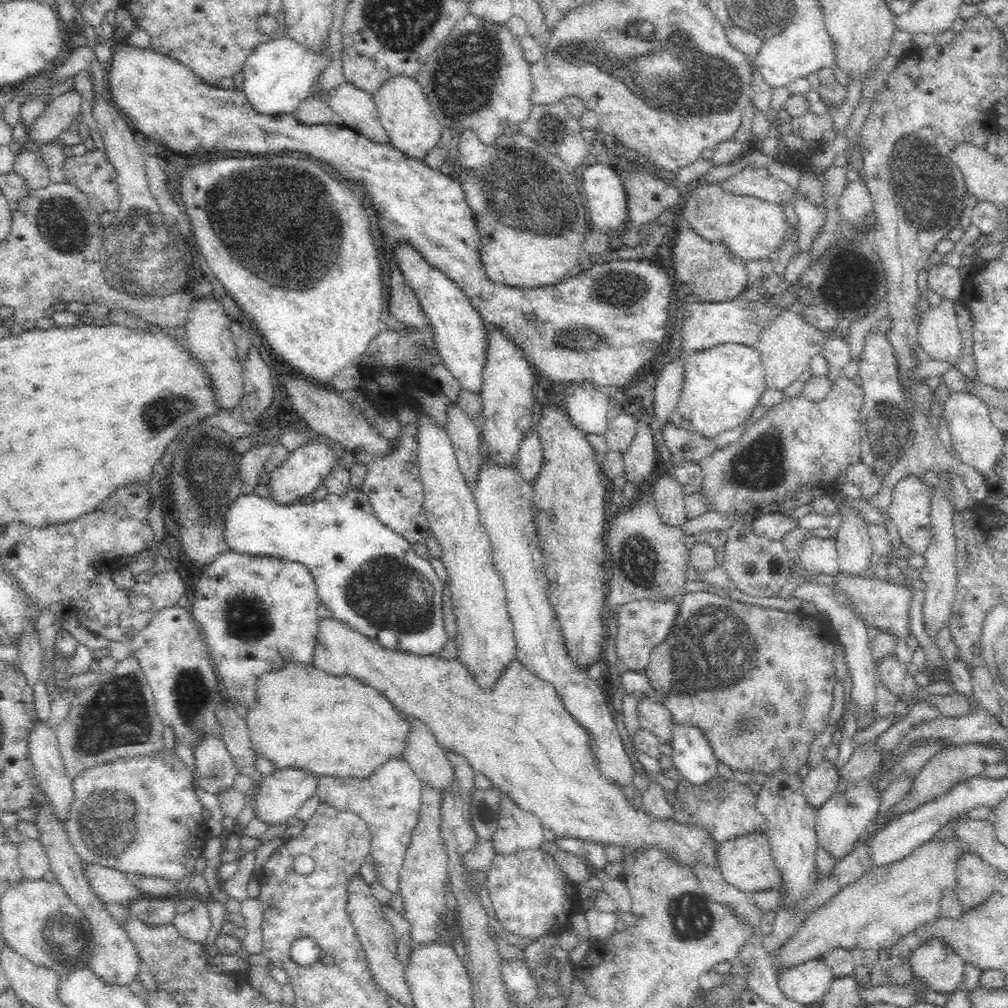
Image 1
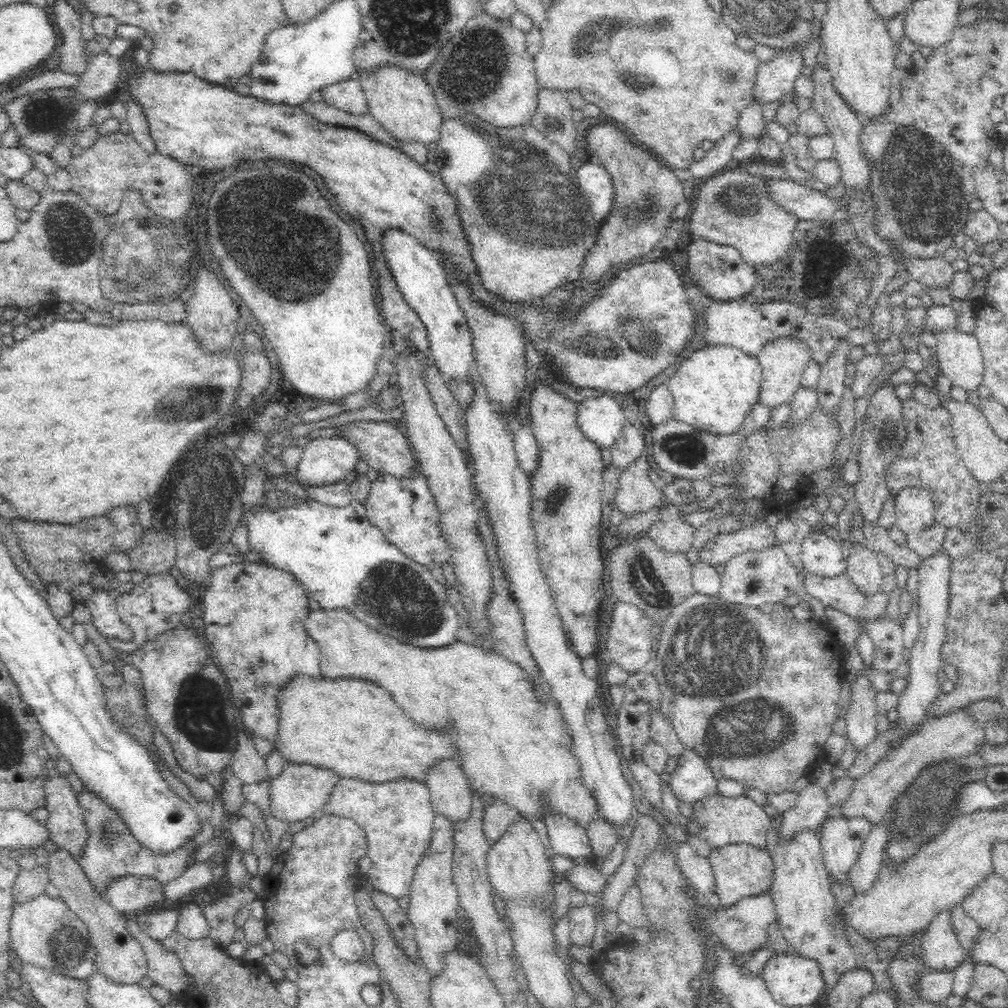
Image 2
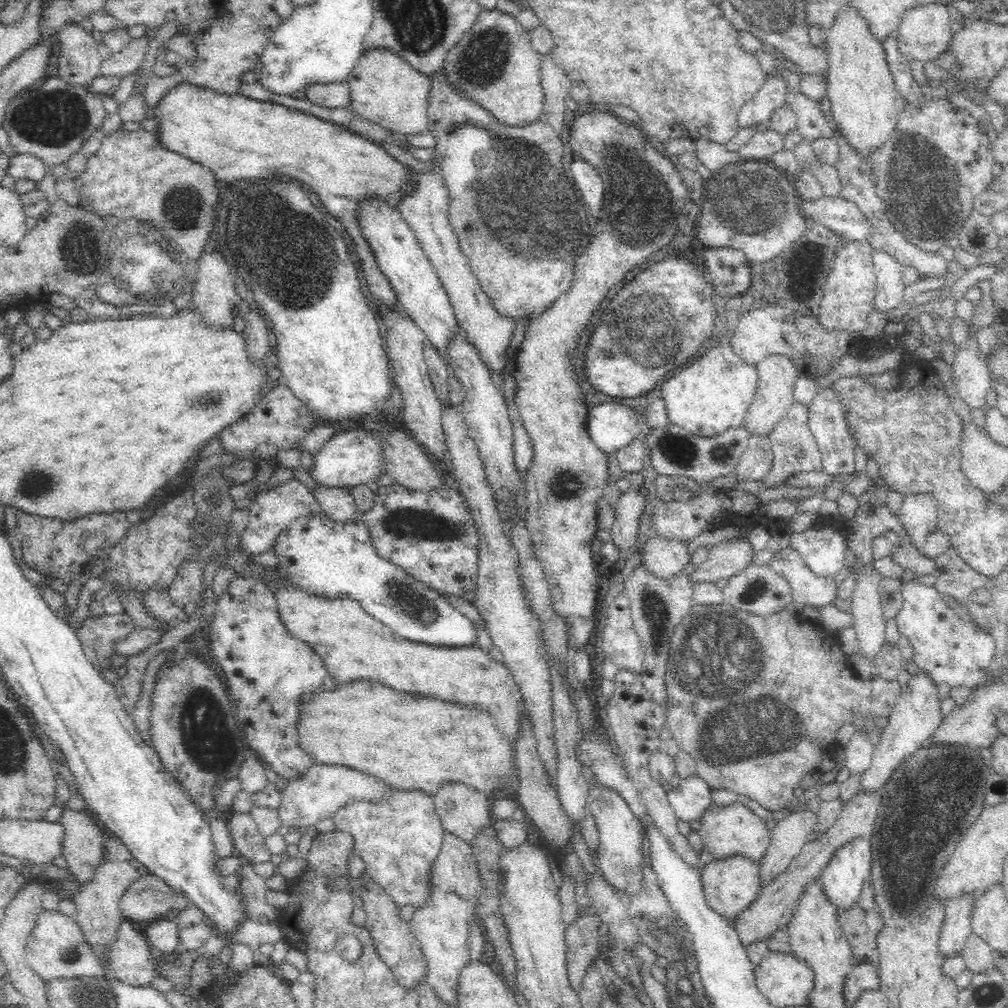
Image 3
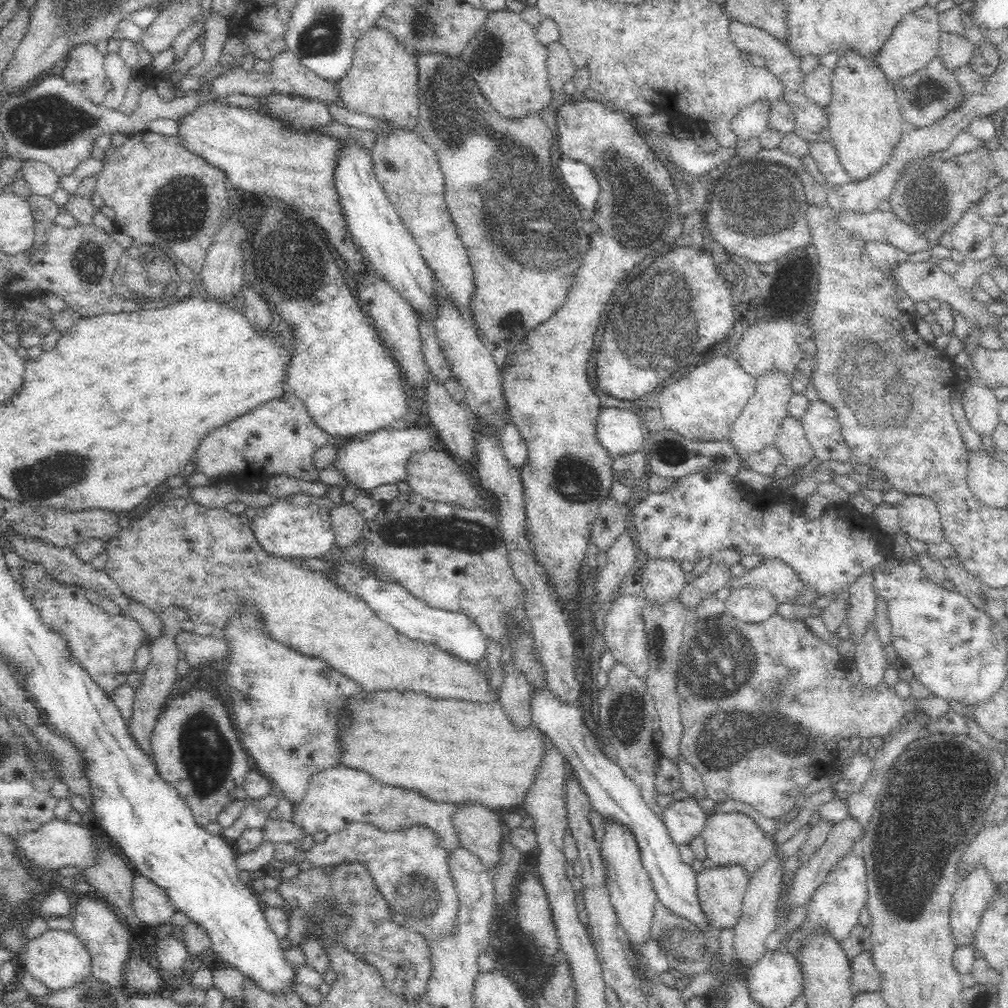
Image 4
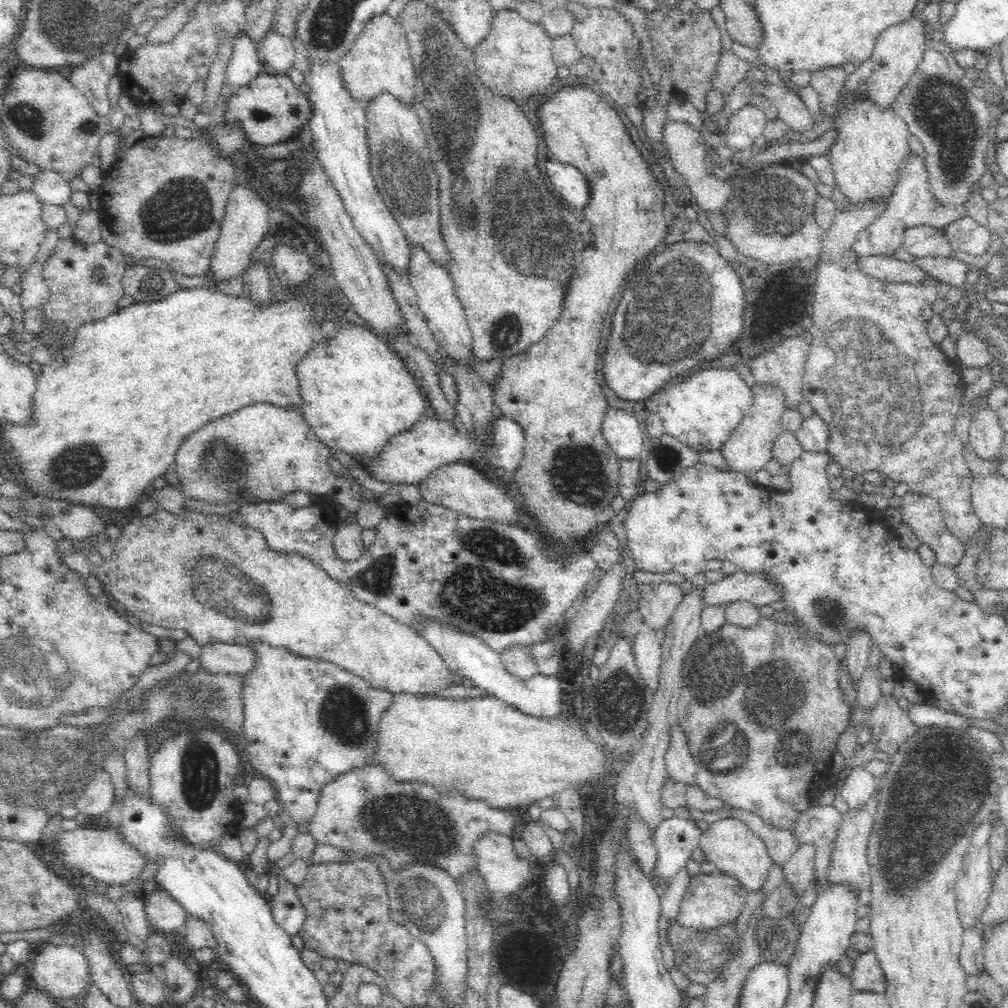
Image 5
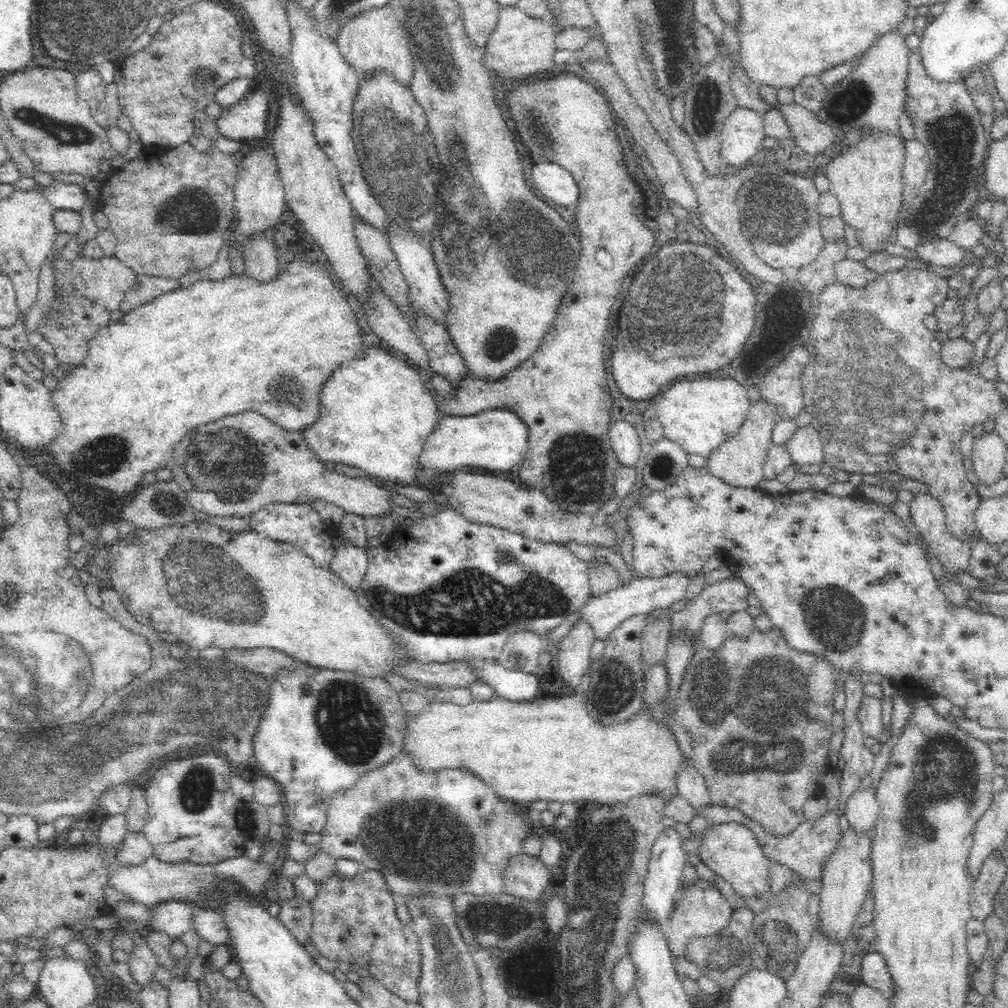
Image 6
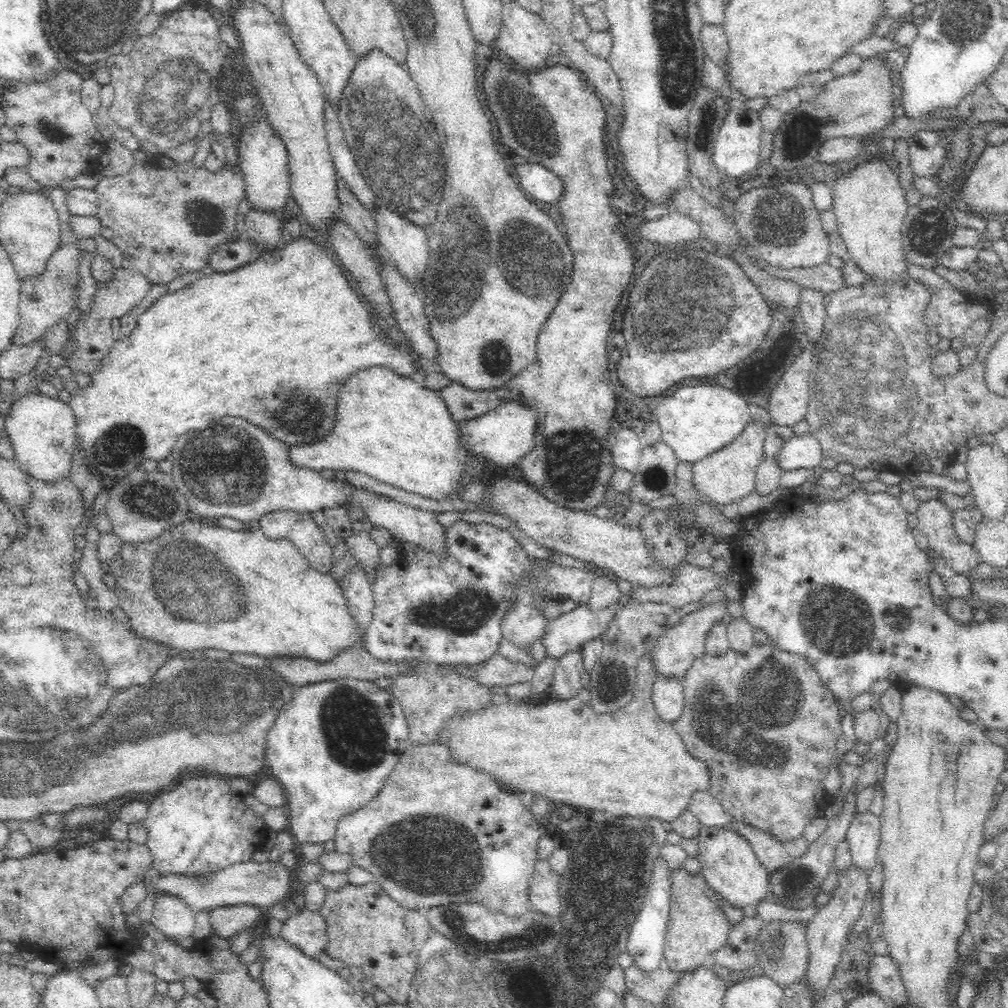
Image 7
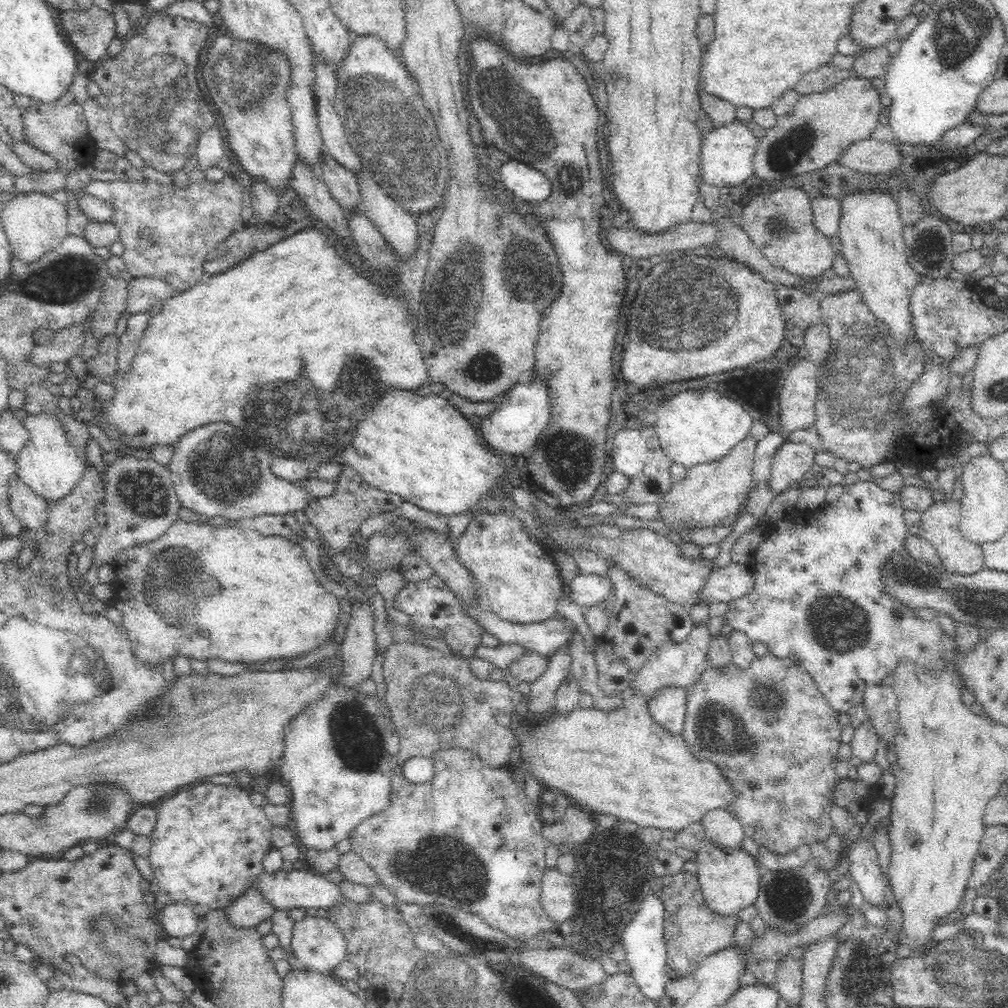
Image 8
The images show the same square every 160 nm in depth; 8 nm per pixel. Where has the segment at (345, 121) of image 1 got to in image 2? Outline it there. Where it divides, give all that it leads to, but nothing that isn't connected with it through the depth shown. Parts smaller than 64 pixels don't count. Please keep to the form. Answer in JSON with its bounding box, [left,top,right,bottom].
[320,76,371,117]

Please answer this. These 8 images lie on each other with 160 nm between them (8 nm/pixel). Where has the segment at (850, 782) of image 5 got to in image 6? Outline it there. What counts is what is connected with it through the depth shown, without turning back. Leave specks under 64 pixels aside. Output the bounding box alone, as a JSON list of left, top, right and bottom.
[844,781,878,832]

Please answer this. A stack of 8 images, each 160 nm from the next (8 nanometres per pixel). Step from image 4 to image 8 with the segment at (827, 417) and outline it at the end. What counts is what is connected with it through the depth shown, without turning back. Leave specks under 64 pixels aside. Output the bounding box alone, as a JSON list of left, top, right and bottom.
[770,441,817,494]

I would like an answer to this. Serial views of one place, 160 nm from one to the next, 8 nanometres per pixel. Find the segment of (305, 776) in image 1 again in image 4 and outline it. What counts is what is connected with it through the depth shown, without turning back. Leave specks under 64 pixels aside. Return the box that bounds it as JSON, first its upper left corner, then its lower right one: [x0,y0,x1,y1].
[290,766,458,851]

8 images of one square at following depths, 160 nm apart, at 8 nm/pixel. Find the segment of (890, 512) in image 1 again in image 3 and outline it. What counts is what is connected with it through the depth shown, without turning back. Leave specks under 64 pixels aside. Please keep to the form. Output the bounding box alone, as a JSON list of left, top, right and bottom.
[894,493,937,540]

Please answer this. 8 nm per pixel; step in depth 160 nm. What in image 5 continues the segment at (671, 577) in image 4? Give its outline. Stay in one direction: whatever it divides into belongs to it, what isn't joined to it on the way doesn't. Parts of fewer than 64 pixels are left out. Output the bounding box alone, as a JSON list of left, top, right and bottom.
[634,582,684,631]

